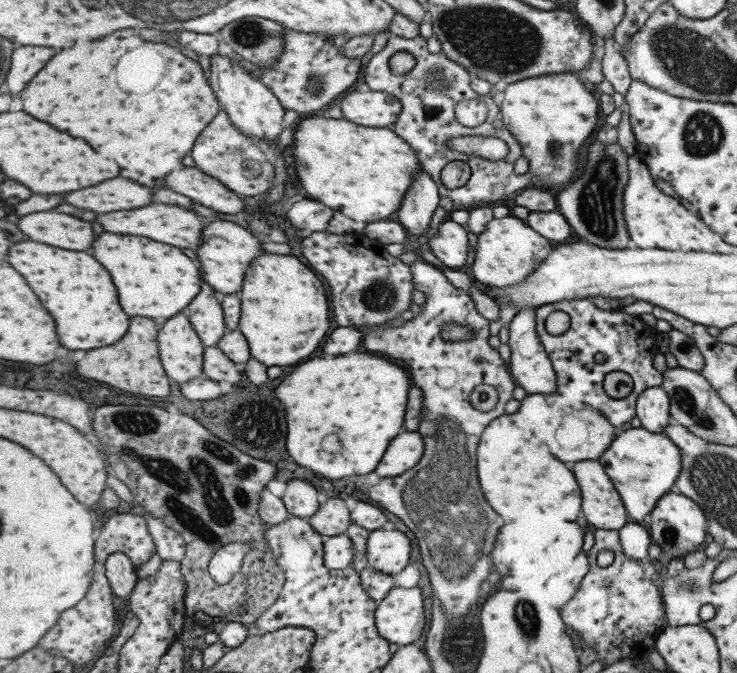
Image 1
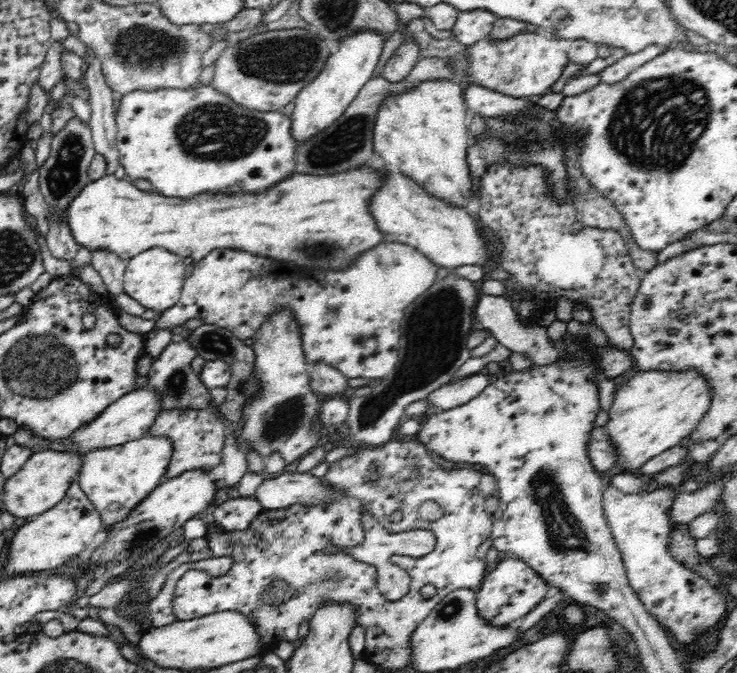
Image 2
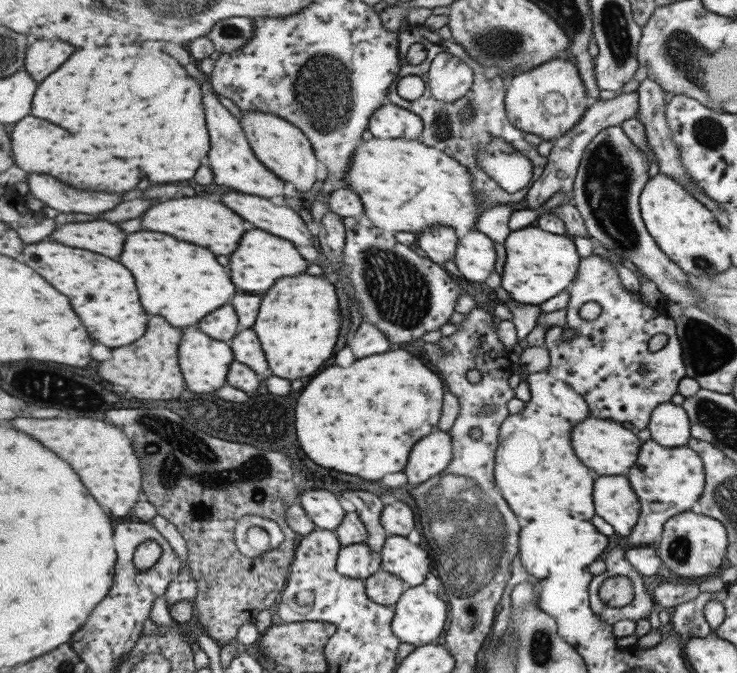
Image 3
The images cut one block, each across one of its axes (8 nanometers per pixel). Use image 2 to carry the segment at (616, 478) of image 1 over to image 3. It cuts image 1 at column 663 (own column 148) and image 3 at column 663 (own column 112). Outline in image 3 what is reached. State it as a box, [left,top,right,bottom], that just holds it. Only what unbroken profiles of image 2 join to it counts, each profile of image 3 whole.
[627,438,704,547]

